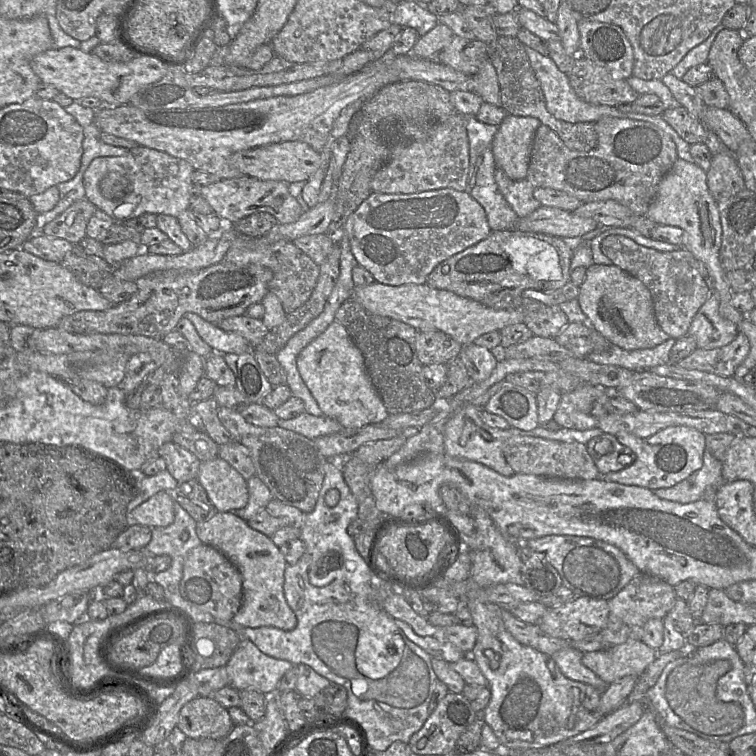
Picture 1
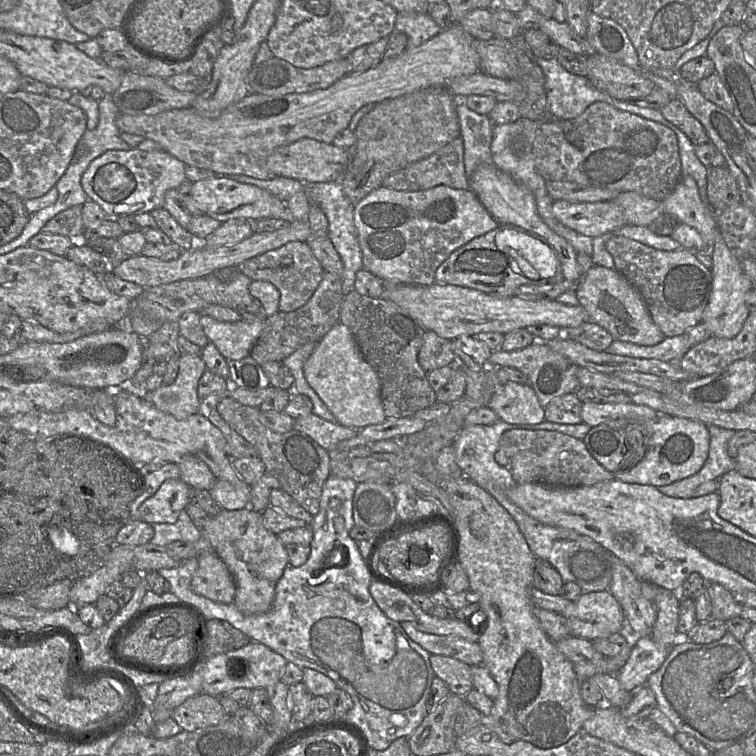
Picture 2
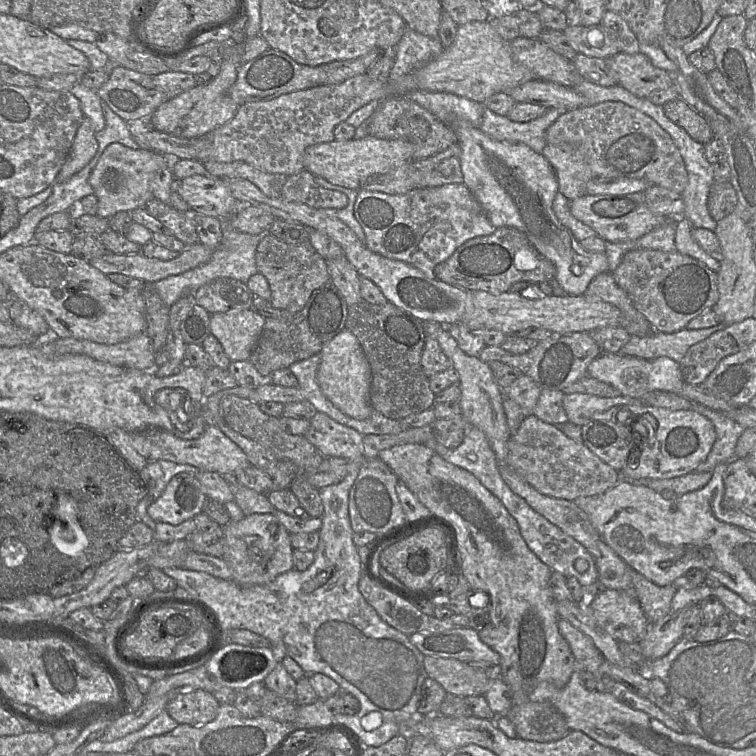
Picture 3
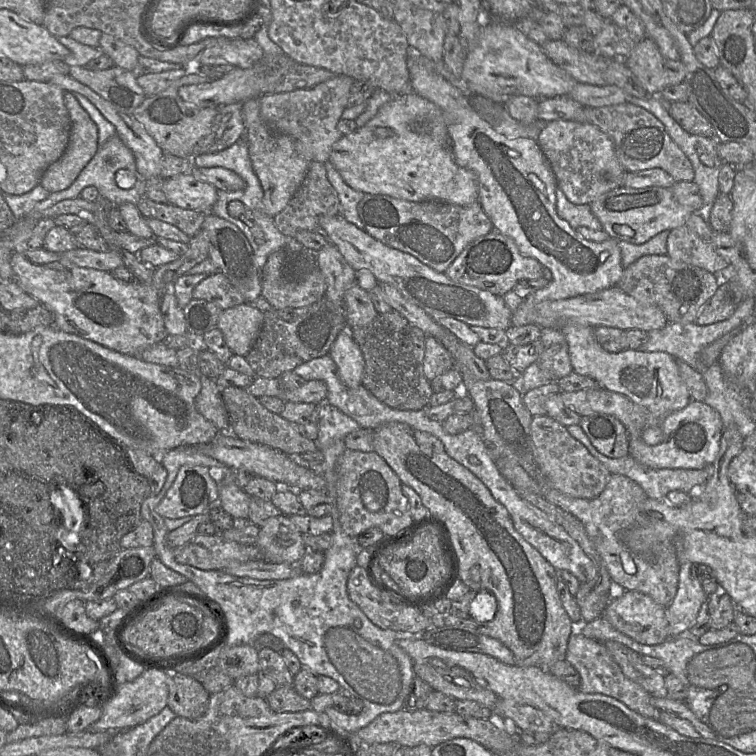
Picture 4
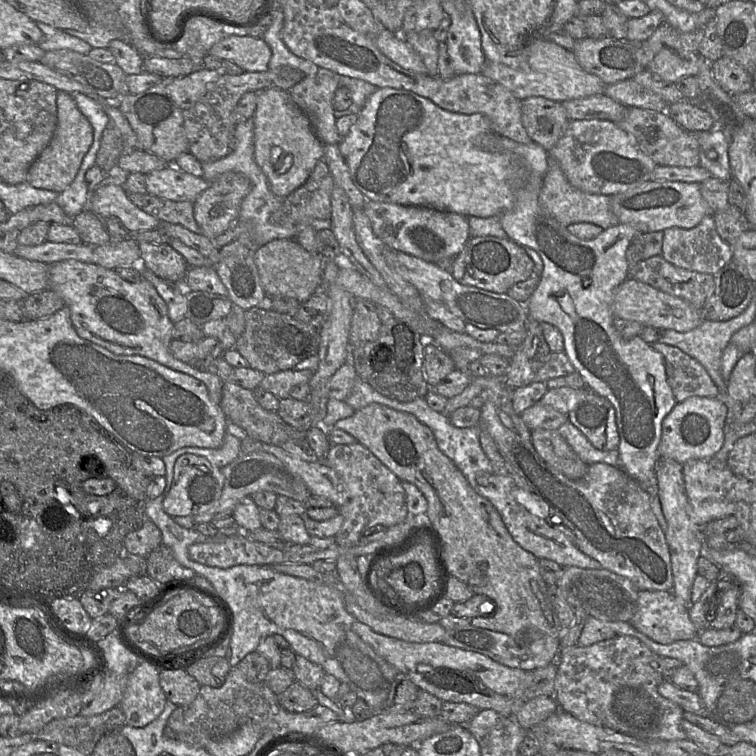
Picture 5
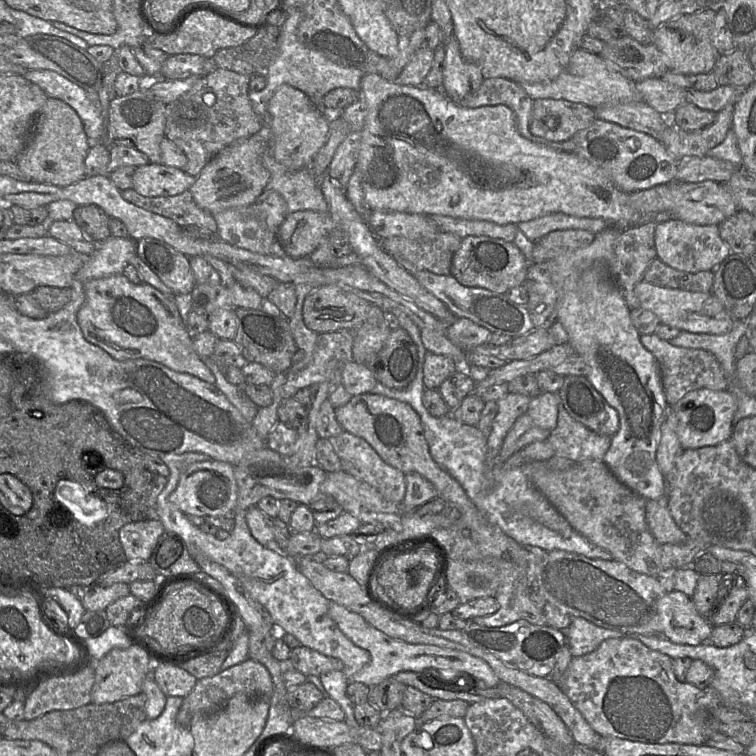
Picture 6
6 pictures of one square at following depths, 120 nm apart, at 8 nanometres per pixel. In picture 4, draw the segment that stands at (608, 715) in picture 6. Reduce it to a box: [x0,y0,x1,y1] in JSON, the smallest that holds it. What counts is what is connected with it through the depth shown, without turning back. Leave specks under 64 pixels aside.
[565,627,660,718]

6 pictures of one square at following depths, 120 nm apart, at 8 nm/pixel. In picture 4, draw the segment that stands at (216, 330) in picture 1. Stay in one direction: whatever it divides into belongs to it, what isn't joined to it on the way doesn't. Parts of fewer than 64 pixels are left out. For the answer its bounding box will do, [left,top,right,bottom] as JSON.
[216,303,263,357]

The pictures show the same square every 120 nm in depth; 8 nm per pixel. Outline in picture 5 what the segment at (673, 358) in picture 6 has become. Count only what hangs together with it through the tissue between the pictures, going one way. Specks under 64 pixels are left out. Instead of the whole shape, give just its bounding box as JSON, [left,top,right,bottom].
[651,342,720,403]

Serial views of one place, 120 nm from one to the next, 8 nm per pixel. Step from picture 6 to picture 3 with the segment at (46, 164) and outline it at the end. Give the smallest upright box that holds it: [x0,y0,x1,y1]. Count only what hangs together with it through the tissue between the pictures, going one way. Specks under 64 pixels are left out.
[56,116,98,181]

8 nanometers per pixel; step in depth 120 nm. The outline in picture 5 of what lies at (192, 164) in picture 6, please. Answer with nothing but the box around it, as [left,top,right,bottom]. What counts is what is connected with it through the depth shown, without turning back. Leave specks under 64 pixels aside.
[183,66,305,163]

